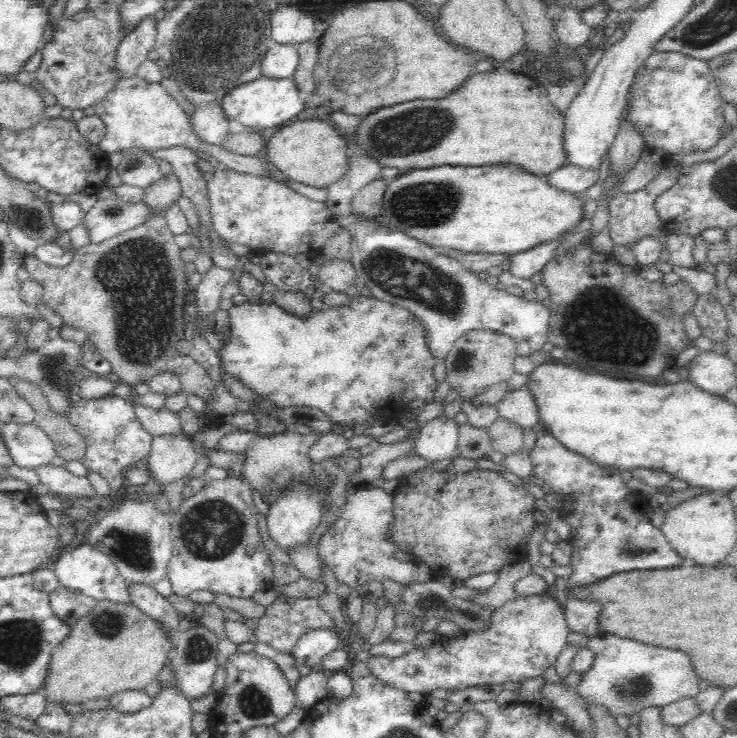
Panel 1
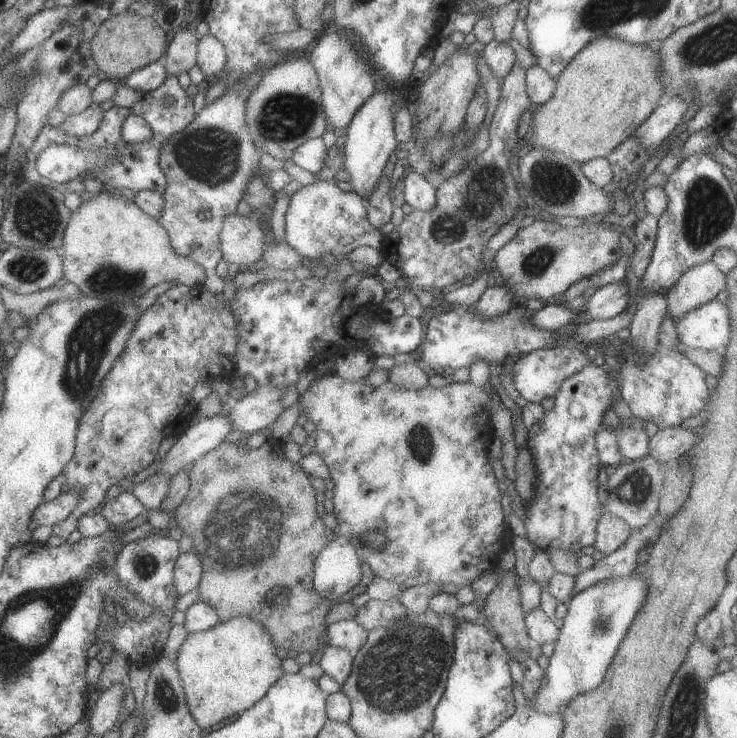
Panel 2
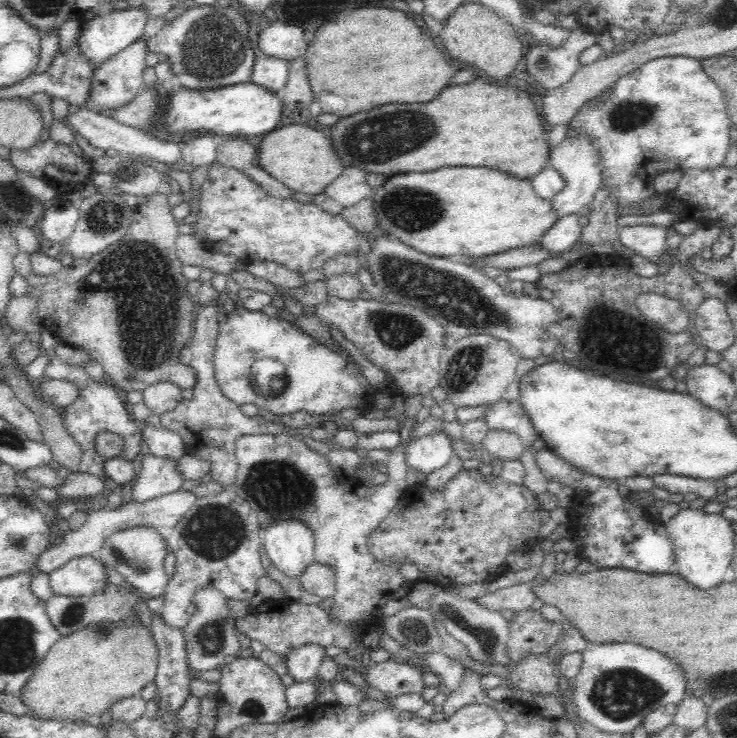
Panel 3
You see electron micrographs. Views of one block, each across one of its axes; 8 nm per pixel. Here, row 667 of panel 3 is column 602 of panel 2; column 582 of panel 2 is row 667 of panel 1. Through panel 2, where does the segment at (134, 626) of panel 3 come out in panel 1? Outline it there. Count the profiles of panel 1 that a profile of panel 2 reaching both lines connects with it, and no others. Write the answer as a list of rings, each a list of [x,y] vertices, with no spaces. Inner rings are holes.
[[[110,600],[97,601],[92,612],[77,620],[68,632],[68,636],[52,650],[48,664],[49,674],[40,692],[47,703],[80,705],[86,700],[95,698],[109,699],[113,694],[122,691],[144,691],[148,684],[152,684],[157,679],[175,645],[170,637],[164,635],[160,624],[136,605]]]

